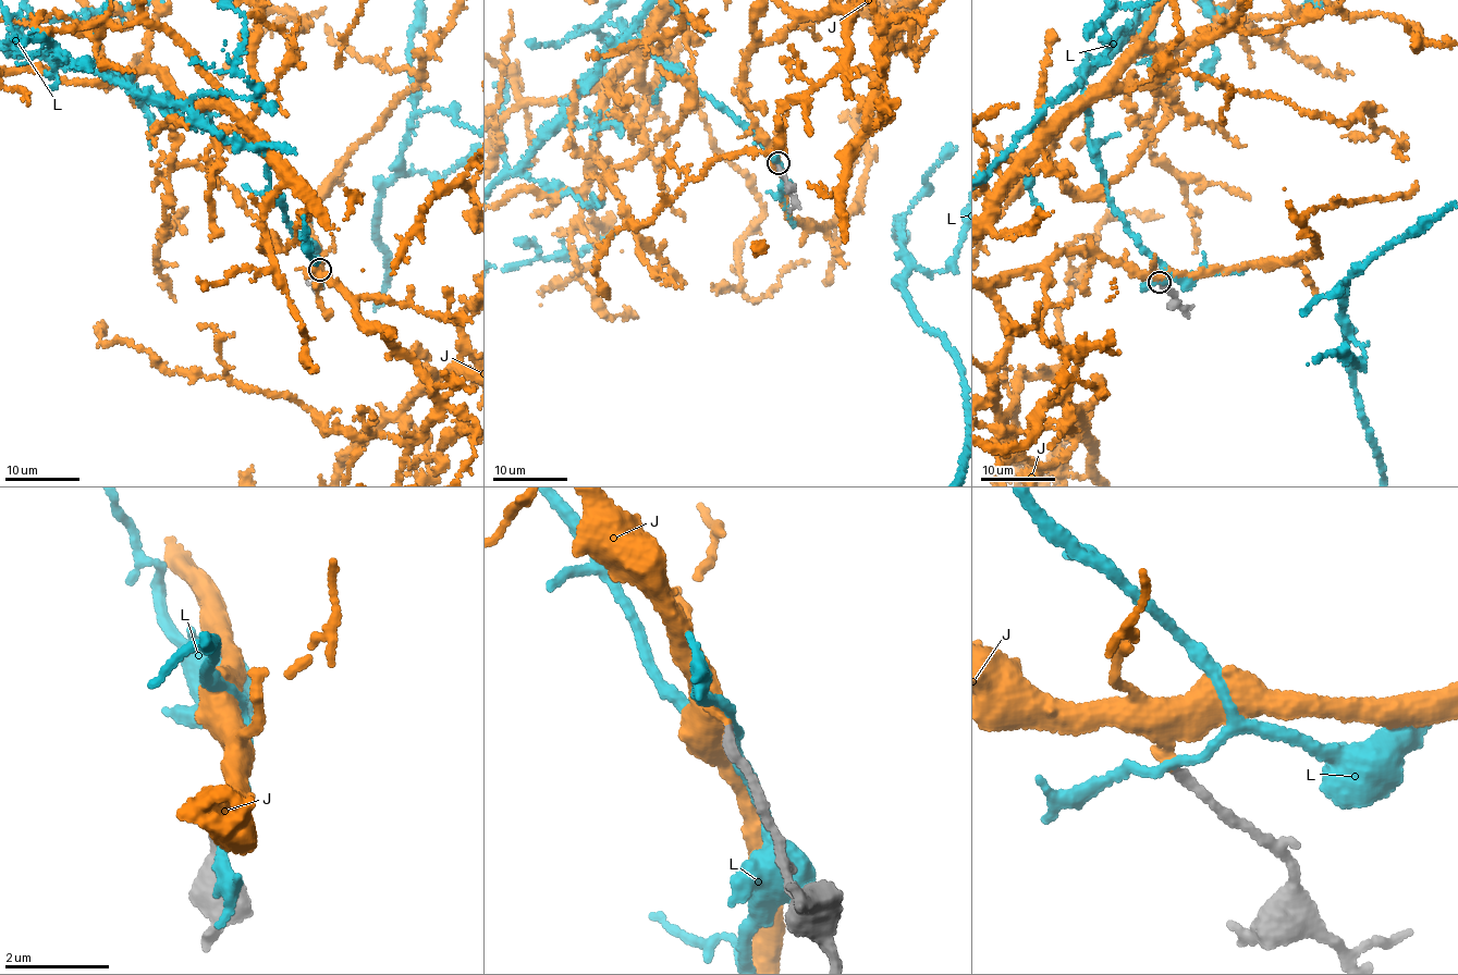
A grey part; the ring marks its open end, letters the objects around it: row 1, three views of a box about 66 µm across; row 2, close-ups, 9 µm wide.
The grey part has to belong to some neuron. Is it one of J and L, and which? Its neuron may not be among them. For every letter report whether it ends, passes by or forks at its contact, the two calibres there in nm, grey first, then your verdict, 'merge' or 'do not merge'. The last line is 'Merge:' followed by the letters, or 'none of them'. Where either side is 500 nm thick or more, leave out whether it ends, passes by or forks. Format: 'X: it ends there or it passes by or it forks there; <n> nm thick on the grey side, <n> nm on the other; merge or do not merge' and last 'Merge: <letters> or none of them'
J: it ends there; 180 nm thick on the grey side, 260 nm on the other; merge
L: it passes by; 170 nm thick on the grey side, 160 nm on the other; do not merge
Merge: J

